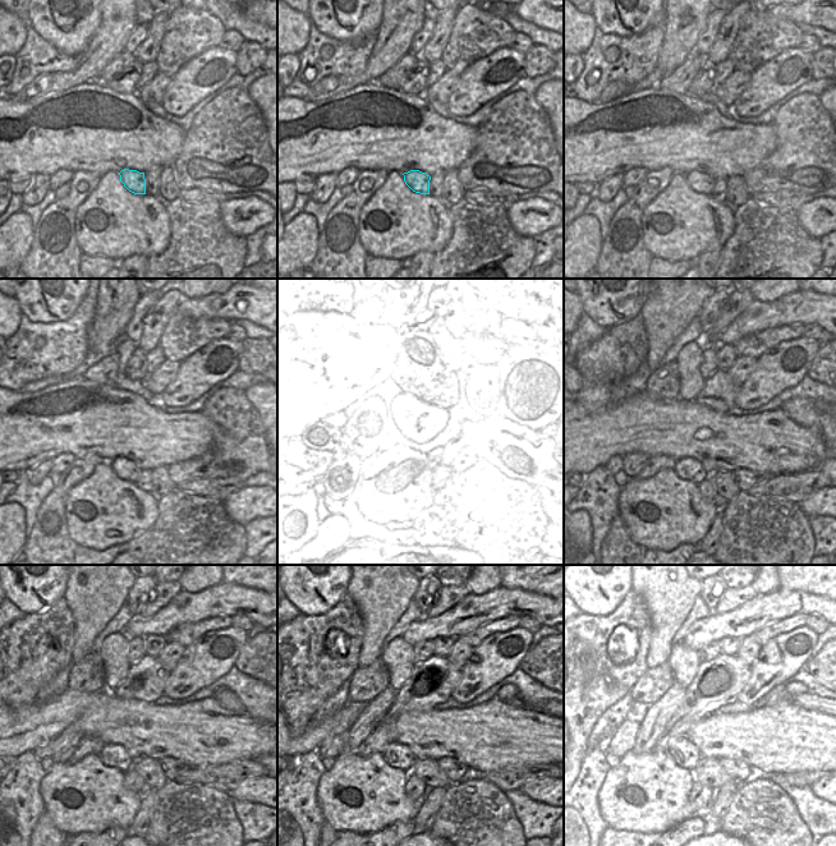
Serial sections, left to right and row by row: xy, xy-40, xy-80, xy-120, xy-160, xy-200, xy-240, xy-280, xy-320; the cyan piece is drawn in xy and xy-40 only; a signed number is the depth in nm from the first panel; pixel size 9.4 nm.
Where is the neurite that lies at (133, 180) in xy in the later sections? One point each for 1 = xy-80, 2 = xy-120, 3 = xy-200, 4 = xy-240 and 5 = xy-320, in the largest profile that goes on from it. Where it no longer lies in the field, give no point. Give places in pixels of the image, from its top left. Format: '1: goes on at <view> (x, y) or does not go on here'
1: goes on at xy-80 (701, 183)
2: goes on at xy-120 (125, 469)
3: goes on at xy-200 (690, 469)
4: goes on at xy-240 (113, 755)
5: goes on at xy-320 (685, 754)

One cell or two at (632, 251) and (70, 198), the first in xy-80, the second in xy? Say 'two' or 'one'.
one

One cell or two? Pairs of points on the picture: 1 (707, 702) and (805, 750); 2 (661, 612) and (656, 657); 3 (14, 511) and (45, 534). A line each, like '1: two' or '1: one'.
1: two
2: one
3: two

